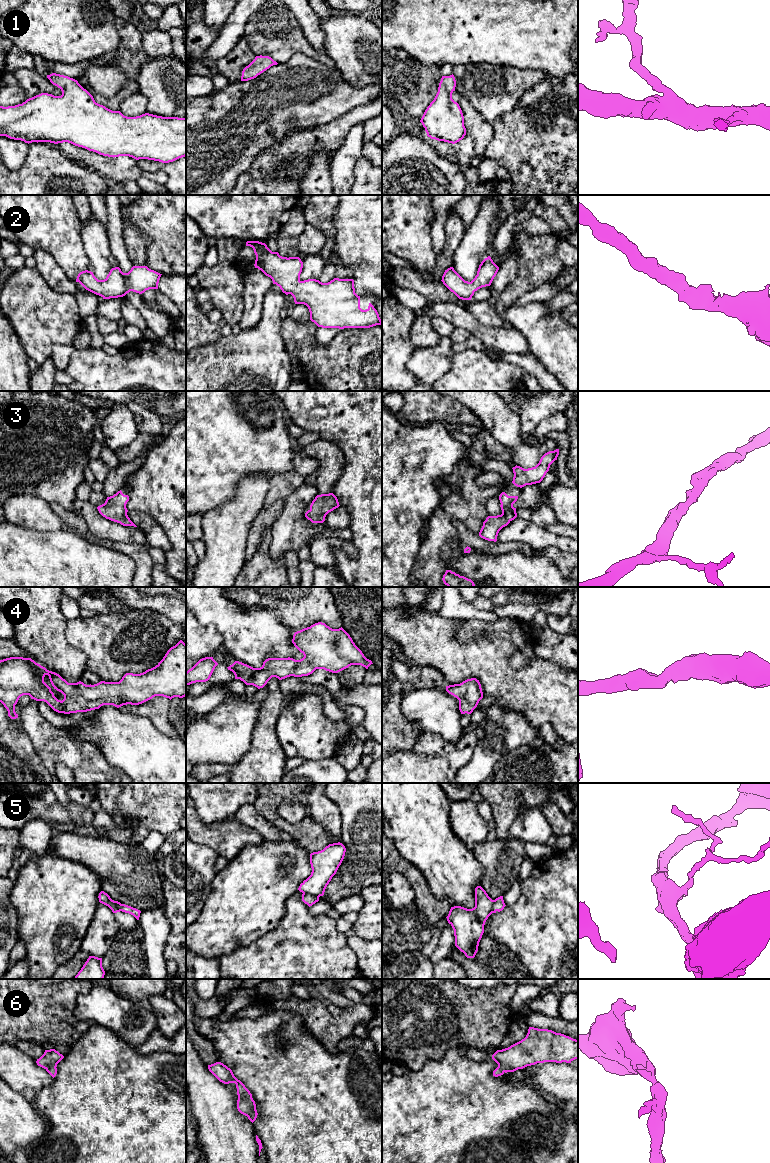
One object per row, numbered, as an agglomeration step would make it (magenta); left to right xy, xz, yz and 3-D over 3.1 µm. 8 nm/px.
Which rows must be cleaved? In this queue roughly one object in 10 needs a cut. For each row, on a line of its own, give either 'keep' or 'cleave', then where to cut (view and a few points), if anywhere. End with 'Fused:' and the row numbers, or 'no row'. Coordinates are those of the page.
1: keep | no cut
2: keep | no cut
3: keep | no cut
4: keep | no cut
5: cleave | xz (303, 892), (318, 897)
6: keep | no cut
Fused: 5

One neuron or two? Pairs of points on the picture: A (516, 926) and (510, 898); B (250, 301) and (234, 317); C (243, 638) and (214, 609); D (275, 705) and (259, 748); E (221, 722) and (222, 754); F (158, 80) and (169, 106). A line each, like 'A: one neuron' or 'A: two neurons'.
A: two neurons
B: two neurons
C: one neuron
D: one neuron
E: one neuron
F: one neuron

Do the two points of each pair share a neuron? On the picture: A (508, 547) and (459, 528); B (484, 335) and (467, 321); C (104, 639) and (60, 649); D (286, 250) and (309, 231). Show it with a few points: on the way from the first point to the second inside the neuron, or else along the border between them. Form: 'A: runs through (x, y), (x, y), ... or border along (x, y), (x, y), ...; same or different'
A: runs through (496, 547), (487, 547), (471, 539); same
B: runs through (480, 331), (471, 325); same
C: border along (66, 623), (65, 638), (86, 655), (86, 665); different
D: border along (307, 223), (298, 238), (299, 252); different

